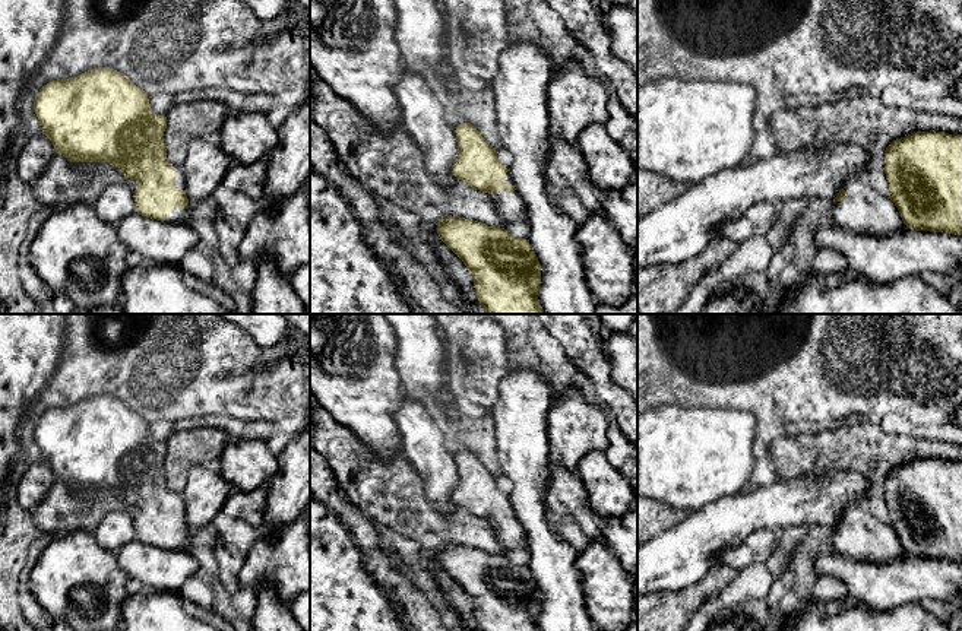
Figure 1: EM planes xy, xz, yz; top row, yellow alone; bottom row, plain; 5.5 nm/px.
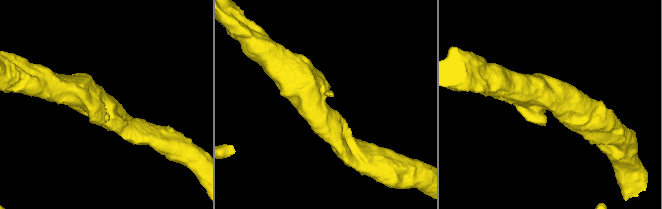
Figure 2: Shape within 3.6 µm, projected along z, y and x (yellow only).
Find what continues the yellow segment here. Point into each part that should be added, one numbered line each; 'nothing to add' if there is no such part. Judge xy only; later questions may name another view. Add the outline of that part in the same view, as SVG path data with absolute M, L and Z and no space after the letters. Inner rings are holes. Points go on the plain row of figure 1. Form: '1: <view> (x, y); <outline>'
1: xy (180, 509); M173 491L173 497L177 500L177 504L173 510L177 513L178 517L186 517L186 505L180 492Z

